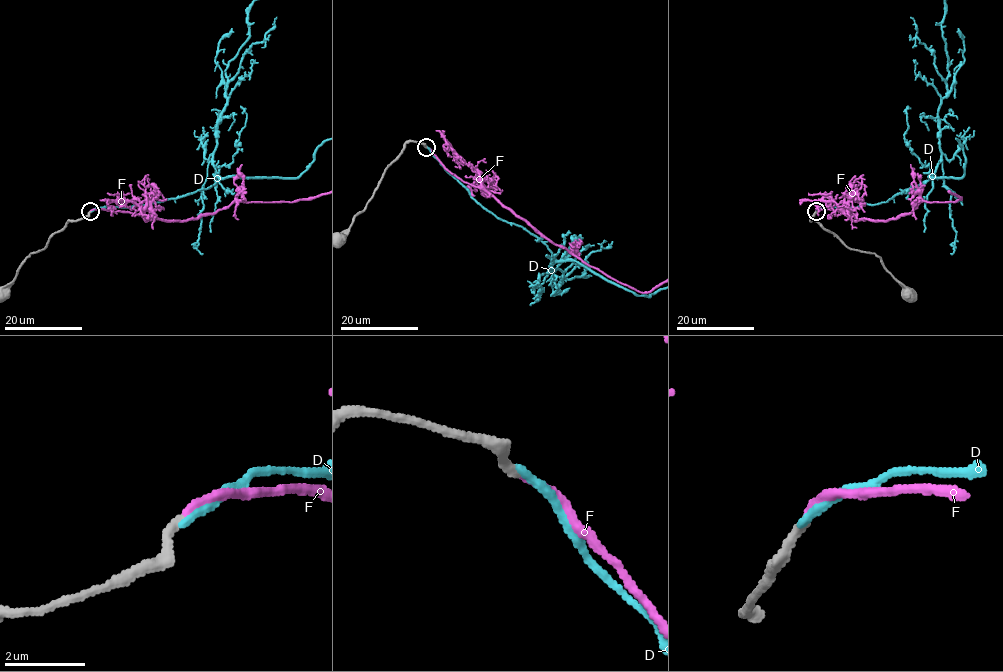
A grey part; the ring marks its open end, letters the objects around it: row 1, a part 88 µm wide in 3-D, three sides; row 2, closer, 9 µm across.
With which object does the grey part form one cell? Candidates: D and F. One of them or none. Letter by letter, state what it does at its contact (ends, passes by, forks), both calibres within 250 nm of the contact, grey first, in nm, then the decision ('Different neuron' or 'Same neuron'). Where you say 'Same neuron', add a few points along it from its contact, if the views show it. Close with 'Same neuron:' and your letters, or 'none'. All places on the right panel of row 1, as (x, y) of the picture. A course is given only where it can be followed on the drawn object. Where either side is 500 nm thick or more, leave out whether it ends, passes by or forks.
D: It ends there. Thickness 240 nm (grey) against 220 nm. Different neuron
F: It ends there. Thickness 240 nm (grey) against 180 nm. Same neuron
Same neuron: F

